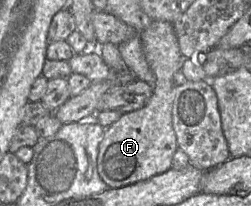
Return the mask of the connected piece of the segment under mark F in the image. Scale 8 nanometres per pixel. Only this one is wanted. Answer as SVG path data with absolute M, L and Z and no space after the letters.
M153 20L151 24L144 29L143 31L139 32L140 33L140 38L142 42L142 47L143 47L143 52L146 58L146 61L151 68L152 72L154 73L155 76L155 82L153 85L153 92L152 95L147 102L147 104L135 111L123 113L122 116L114 122L112 125L110 125L108 128L106 128L103 138L99 144L99 150L98 150L98 156L97 156L97 169L98 169L98 174L100 178L107 184L107 186L111 188L121 188L130 184L134 184L138 181L141 180L146 180L149 179L157 174L161 174L163 172L166 172L170 168L172 168L172 159L175 151L178 149L177 145L177 138L175 131L173 129L173 124L172 124L172 107L173 107L173 101L174 101L174 96L175 96L175 86L179 83L180 81L180 70L181 66L183 63L183 55L180 52L179 45L178 45L178 38L176 35L176 32L174 30L173 25L170 22L167 21L161 21L161 20Z

